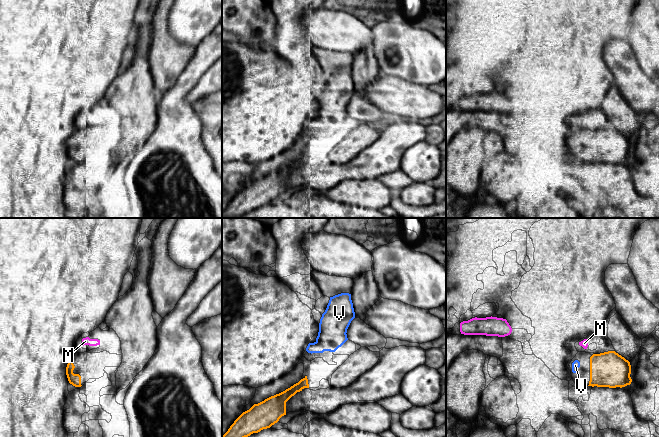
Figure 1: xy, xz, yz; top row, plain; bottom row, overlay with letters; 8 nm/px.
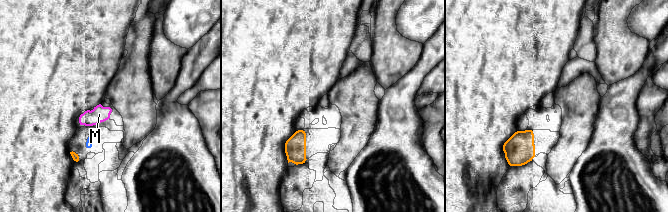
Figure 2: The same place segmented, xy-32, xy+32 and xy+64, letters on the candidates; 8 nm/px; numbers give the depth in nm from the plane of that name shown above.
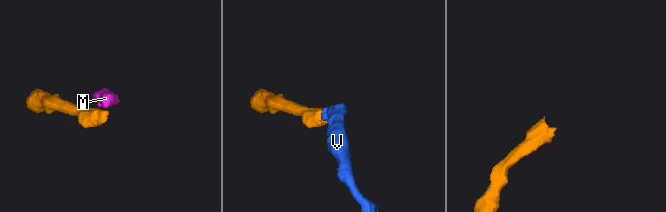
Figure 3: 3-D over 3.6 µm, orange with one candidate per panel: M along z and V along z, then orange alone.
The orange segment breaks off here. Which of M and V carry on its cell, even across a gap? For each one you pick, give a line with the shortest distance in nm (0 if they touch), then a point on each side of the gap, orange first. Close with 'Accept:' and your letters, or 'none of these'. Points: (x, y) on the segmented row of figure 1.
V: Distance 90 nm. Across: yz (590, 362), (579, 362)
Accept: V

